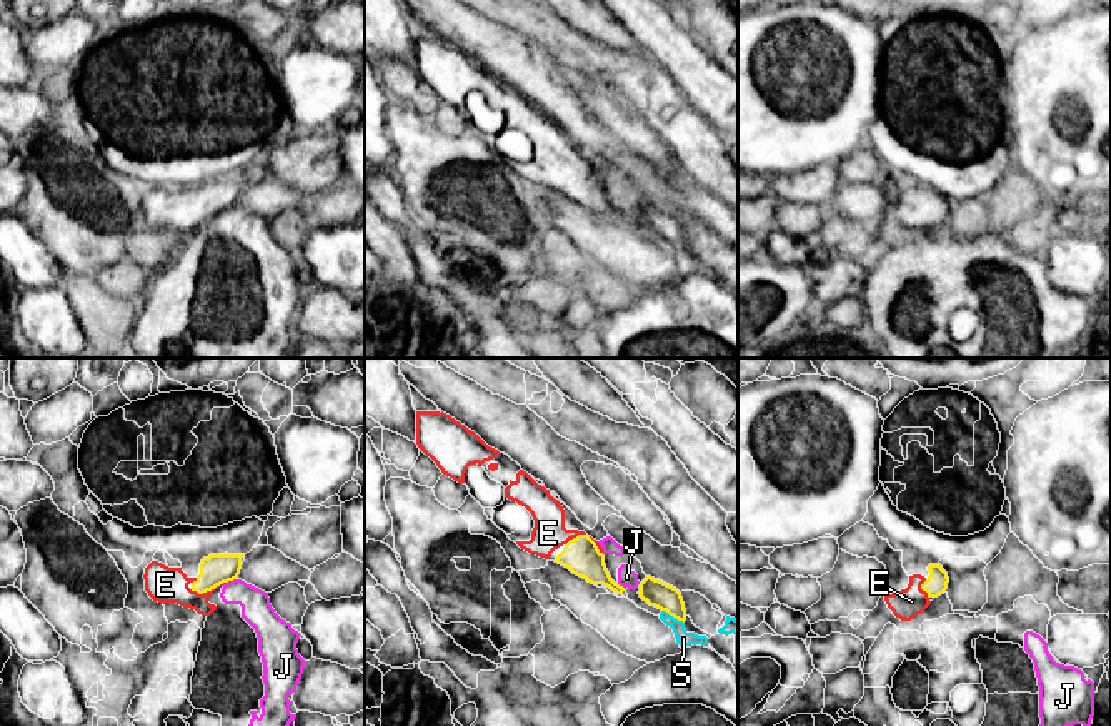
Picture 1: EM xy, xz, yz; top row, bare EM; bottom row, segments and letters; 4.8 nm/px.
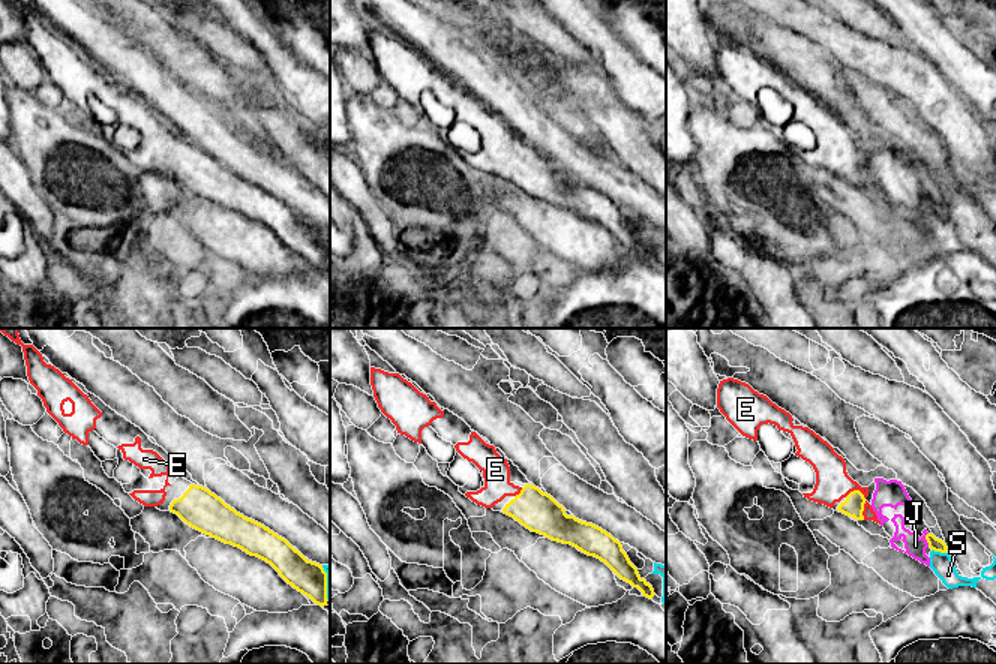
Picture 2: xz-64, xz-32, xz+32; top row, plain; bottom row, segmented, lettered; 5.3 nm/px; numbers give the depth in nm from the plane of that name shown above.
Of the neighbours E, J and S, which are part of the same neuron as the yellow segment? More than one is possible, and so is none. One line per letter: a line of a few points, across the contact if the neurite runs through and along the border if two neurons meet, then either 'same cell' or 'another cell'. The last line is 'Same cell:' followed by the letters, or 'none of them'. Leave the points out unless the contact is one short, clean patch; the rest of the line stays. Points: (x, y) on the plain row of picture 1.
E: line xy (215, 197), (209, 207), (209, 217), (180, 220), (165, 212); same cell
J: line xy (237, 205), (230, 208); another cell
S: another cell
Same cell: E

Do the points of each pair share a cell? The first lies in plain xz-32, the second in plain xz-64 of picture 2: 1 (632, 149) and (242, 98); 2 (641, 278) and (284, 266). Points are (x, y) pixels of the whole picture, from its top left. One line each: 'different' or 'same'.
1: different
2: different

